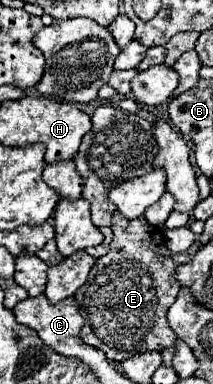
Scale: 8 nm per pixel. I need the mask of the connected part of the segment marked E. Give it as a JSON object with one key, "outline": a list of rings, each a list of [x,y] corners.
{"outline":[[[114,212],[112,216],[112,232],[114,238],[110,242],[110,250],[106,256],[98,258],[90,270],[88,280],[82,284],[82,288],[74,294],[78,302],[80,316],[84,318],[82,326],[82,340],[94,348],[100,348],[110,362],[124,362],[126,358],[132,358],[134,354],[146,352],[146,350],[162,350],[164,348],[164,336],[174,334],[174,330],[168,324],[166,312],[174,304],[178,296],[178,282],[174,280],[174,270],[180,264],[186,264],[190,256],[186,252],[176,254],[166,248],[164,232],[156,226],[150,226],[150,222],[140,216],[134,220],[126,220],[122,214]]]}

